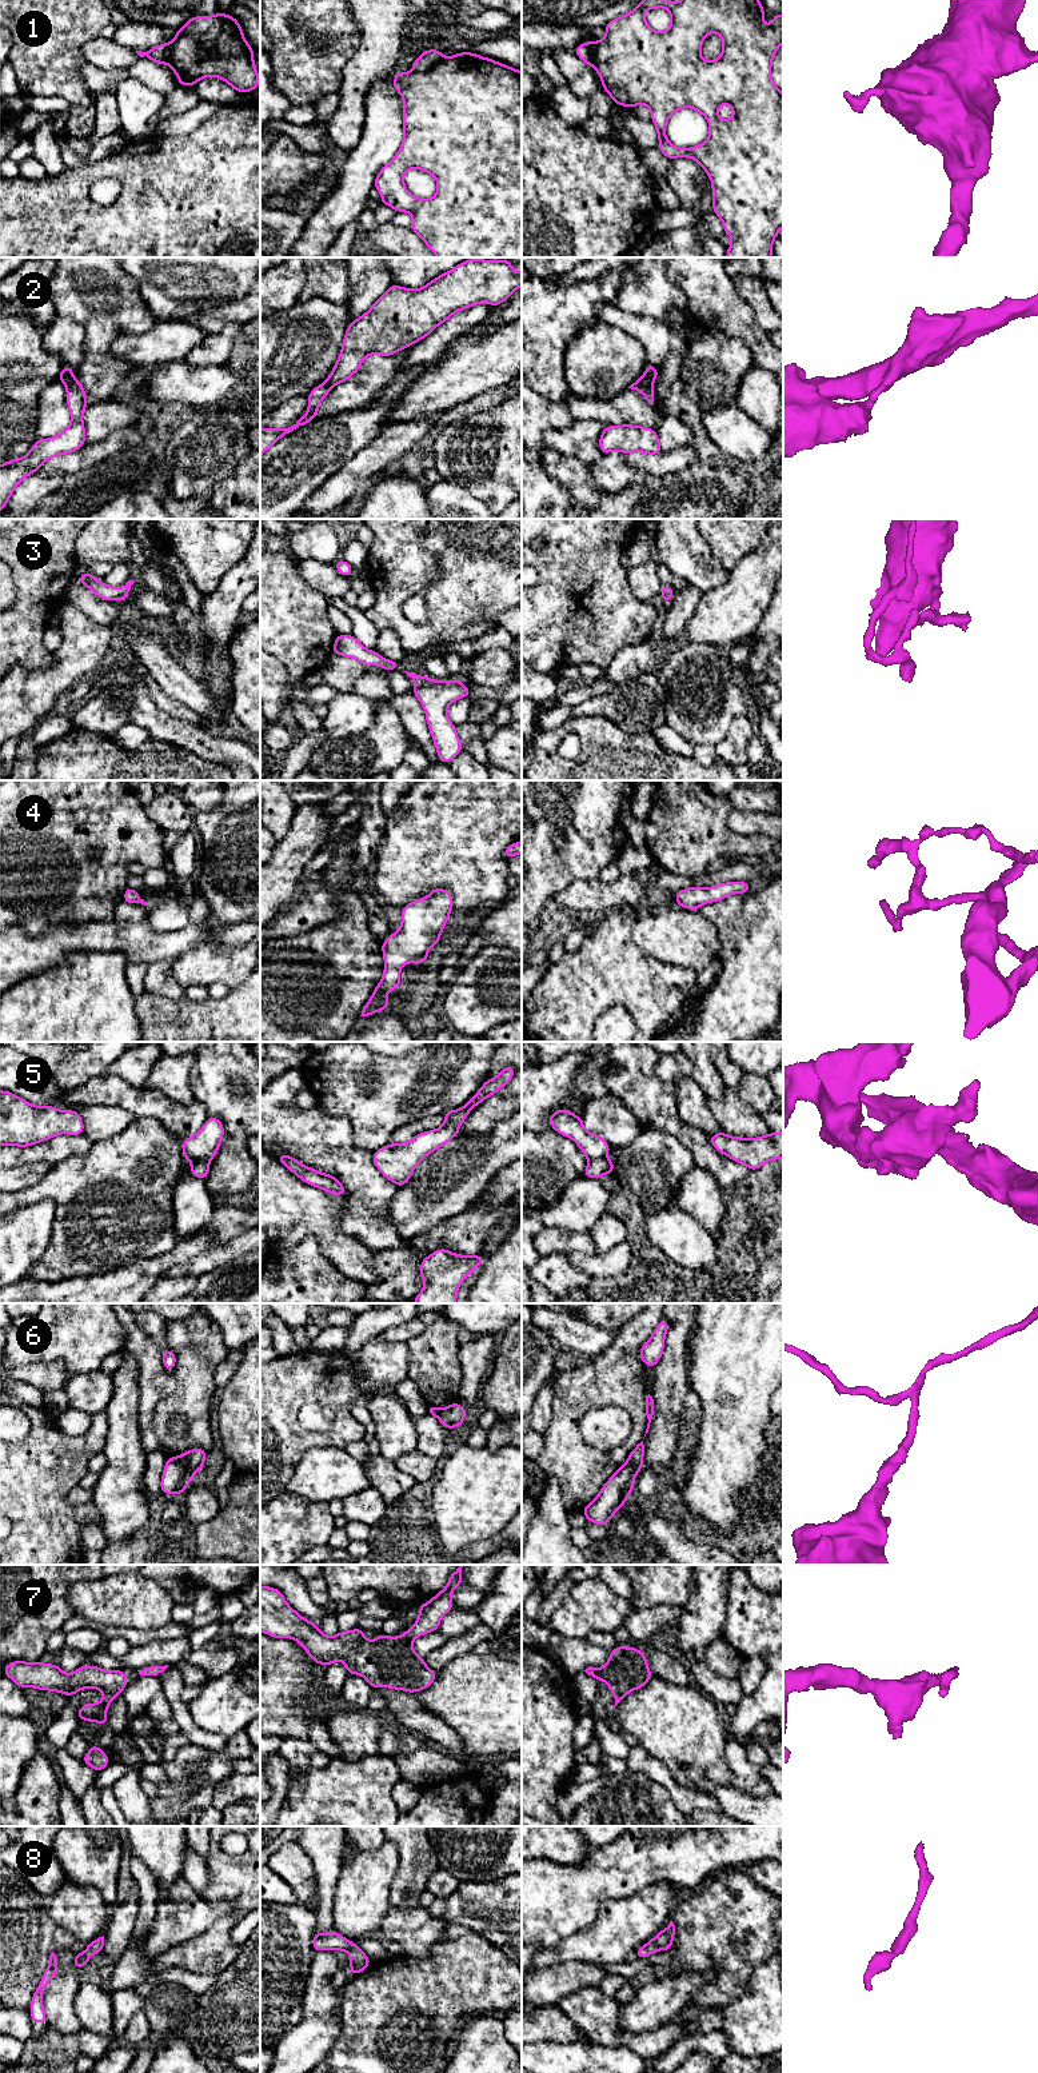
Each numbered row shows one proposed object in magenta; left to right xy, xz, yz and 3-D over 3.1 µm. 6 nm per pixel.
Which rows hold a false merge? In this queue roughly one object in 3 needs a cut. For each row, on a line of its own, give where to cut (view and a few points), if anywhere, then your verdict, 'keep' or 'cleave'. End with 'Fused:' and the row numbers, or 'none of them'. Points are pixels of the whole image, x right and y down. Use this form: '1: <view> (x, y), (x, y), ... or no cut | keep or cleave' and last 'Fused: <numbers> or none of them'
1: xz (442, 58), (426, 71), (414, 71) | cleave
2: yz (645, 374), (651, 383) | cleave
3: no cut | keep
4: no cut | keep
5: xy (208, 1159), (195, 1159), (192, 1162) | cleave
6: xy (176, 1458), (192, 1474) | cleave
7: no cut | keep
8: no cut | keep
Fused: 1, 2, 5, 6

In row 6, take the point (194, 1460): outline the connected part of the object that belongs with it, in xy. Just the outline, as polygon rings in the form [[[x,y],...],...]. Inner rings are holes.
[[[195,1447],[177,1455],[177,1461],[180,1461],[192,1474],[203,1469],[205,1458],[207,1451],[201,1447]]]

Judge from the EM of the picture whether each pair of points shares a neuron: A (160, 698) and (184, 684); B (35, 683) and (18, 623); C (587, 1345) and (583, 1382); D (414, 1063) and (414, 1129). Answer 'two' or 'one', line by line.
A: two
B: two
C: two
D: two

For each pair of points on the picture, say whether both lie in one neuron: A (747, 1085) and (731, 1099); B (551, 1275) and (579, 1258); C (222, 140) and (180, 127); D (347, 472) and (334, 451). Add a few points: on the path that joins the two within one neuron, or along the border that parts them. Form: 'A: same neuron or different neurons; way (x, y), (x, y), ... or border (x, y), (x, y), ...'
A: different neurons; border (737, 1091), (759, 1115)
B: different neurons; border (566, 1257), (574, 1266), (591, 1277)
C: different neurons; border (216, 112), (190, 132), (160, 135)
D: different neurons; border (367, 446), (358, 450), (319, 486)

